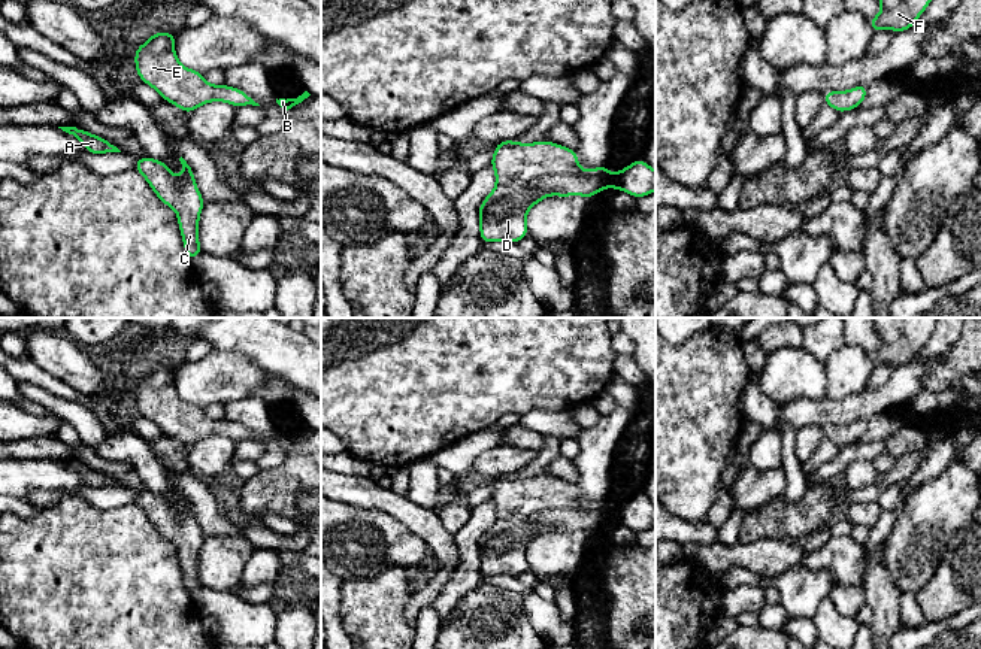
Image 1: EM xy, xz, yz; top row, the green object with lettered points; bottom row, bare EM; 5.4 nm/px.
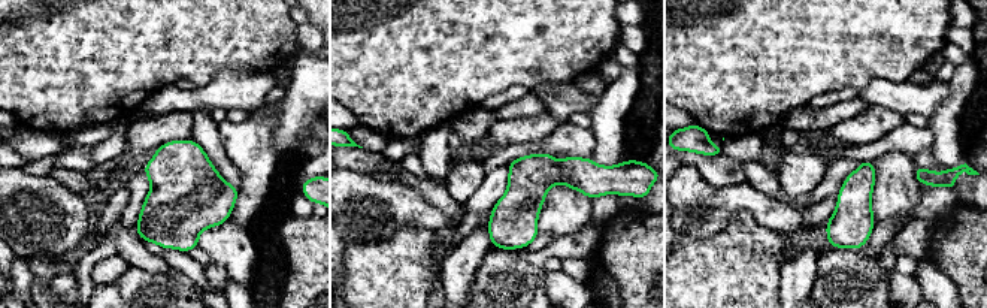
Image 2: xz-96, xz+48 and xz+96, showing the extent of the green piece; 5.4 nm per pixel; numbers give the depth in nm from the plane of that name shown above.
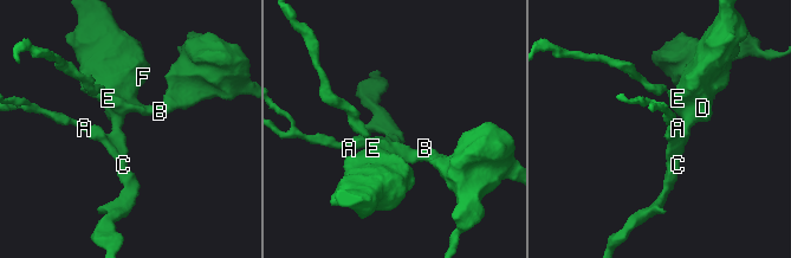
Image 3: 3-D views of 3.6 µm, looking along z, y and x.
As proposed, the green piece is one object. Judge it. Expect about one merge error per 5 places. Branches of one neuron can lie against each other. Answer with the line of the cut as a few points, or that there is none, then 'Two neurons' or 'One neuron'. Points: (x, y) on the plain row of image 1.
No split. One neuron

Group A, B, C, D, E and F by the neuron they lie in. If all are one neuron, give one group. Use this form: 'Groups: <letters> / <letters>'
Groups: A B C D E F

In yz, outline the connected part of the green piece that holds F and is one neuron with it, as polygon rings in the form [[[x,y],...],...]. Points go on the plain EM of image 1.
[[[873,318],[881,346],[869,352],[875,367],[891,363],[894,367],[912,363],[930,339],[938,318]]]

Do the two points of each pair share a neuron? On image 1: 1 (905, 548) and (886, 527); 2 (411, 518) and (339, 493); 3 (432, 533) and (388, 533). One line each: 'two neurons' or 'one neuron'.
1: two neurons
2: one neuron
3: two neurons

